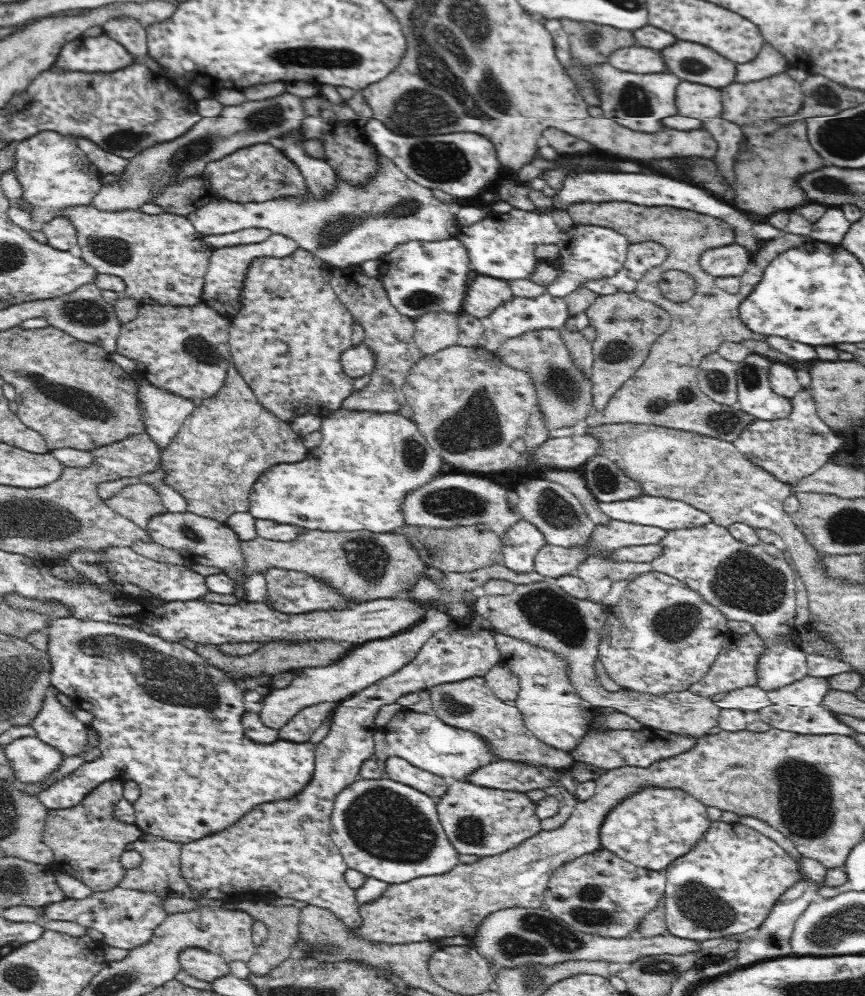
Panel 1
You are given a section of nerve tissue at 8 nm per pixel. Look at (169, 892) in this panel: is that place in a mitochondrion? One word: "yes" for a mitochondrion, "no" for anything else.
no

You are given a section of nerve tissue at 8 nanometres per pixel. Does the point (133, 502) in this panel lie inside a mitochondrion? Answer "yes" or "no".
no

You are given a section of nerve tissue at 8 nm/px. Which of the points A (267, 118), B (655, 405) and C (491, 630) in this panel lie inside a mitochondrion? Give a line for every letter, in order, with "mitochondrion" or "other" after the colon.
A: mitochondrion
B: mitochondrion
C: other

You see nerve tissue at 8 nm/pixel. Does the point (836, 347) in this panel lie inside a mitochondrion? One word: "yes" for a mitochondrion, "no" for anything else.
no

